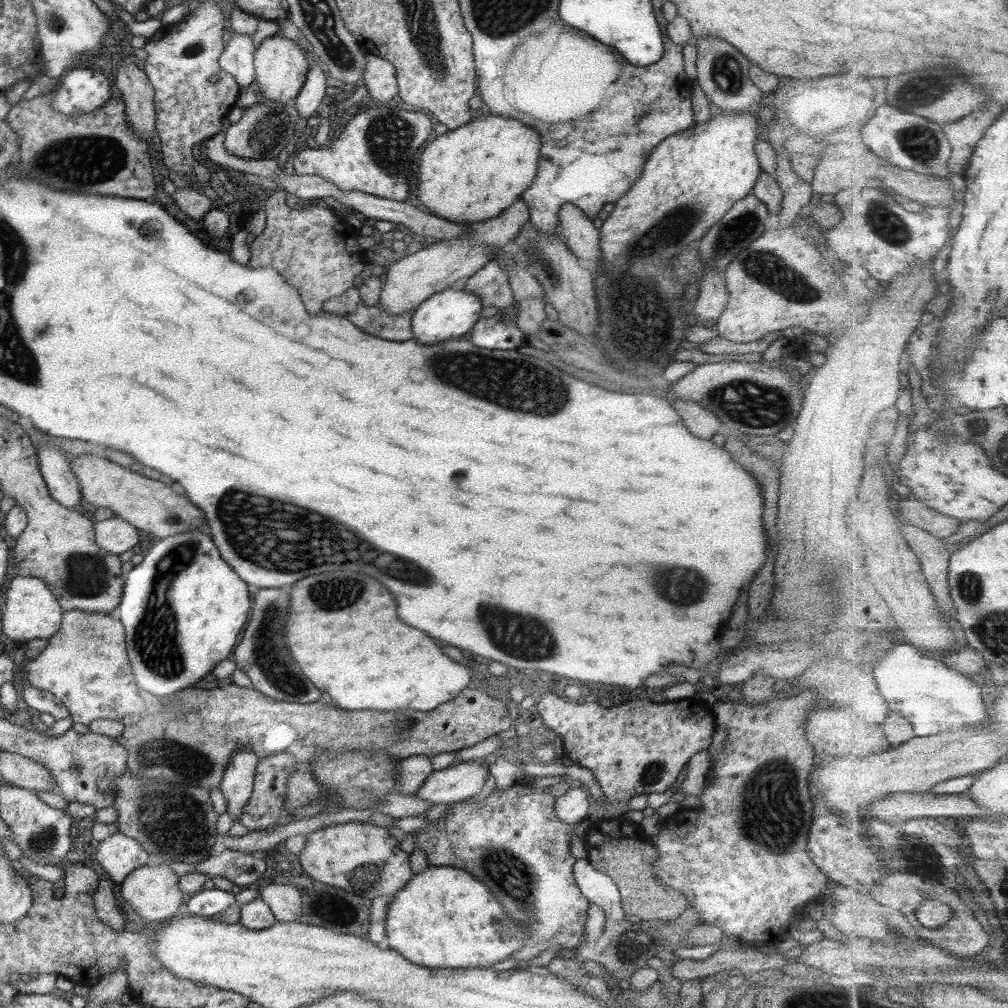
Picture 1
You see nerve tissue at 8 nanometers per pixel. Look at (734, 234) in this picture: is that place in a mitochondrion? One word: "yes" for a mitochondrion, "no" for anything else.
yes

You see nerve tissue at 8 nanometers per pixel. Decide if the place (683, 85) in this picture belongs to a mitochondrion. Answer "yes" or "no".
no

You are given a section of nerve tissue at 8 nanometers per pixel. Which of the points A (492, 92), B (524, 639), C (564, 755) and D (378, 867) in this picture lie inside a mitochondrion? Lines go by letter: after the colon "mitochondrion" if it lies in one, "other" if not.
A: other
B: mitochondrion
C: other
D: mitochondrion

